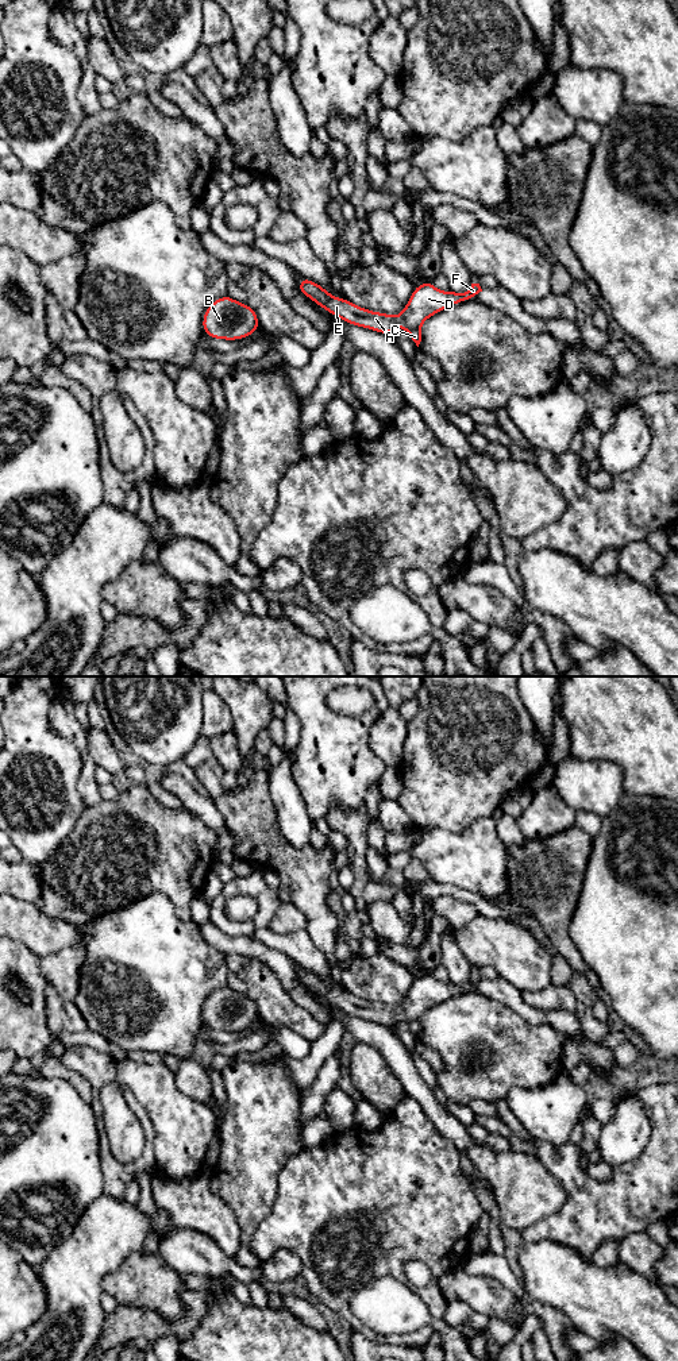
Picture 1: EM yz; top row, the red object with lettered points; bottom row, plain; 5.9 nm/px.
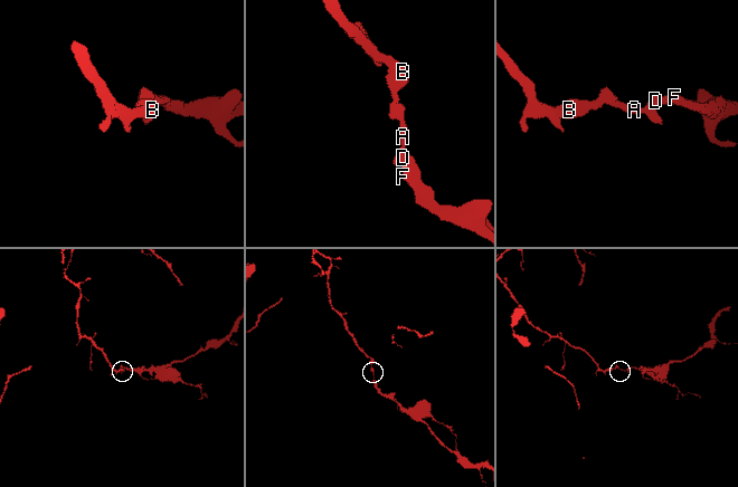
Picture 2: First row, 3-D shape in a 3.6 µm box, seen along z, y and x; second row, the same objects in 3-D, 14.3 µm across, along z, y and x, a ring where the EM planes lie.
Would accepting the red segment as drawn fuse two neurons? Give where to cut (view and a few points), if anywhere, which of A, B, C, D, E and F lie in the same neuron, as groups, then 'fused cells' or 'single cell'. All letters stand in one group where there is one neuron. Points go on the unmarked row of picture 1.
no cut; A B C D E F; single cell

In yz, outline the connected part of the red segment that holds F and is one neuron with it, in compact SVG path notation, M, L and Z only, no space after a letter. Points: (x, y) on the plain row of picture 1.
M304 968L300 971L298 982L327 1003L351 1017L369 1019L385 1026L390 1026L396 1019L402 1017L417 1038L421 1033L421 1015L428 1009L454 995L474 991L475 987L482 983L479 975L471 975L467 984L455 984L452 982L442 983L427 972L415 979L402 1003L398 1007L392 1007L359 999L348 991L338 990L319 975Z

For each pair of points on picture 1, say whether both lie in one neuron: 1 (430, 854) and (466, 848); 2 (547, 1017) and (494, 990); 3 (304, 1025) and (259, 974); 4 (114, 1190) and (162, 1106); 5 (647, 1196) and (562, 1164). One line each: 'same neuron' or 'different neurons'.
1: same neuron
2: same neuron
3: same neuron
4: different neurons
5: same neuron

